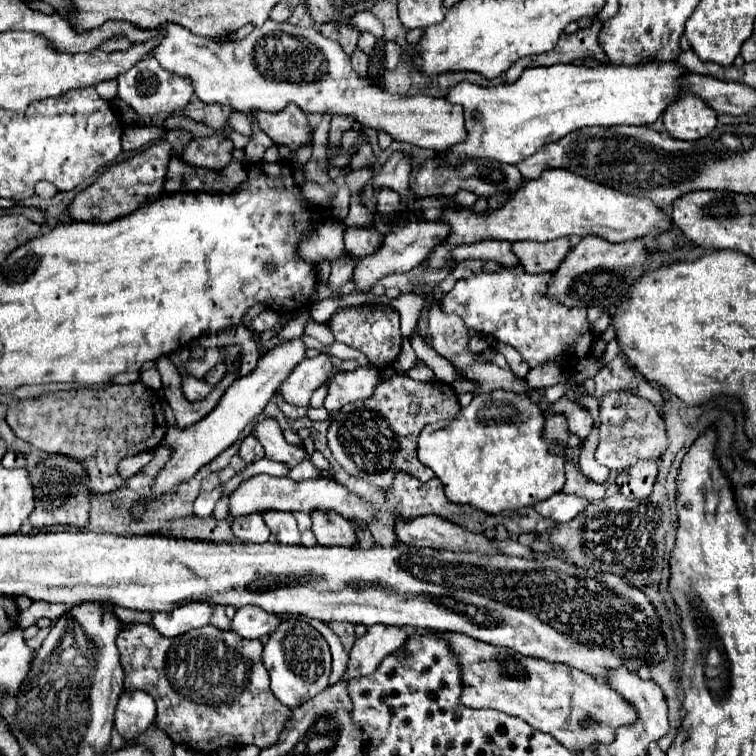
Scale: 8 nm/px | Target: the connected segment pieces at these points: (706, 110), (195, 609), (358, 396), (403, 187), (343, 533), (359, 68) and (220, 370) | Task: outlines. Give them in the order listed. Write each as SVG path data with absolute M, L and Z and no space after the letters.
M686 94L682 98L676 98L676 102L664 110L662 120L672 138L700 140L714 130L716 112L694 94Z
M188 602L184 606L178 606L172 612L154 612L152 624L162 636L168 636L168 638L180 636L184 632L210 624L214 608L216 606L206 602Z
M356 368L352 372L338 372L330 384L326 394L326 410L336 412L340 406L368 398L374 392L374 386L380 382L380 376L370 368Z
M394 152L388 162L382 166L380 174L374 174L374 188L390 188L400 196L408 198L408 182L410 182L412 160L404 152Z
M320 510L312 512L312 532L322 546L354 546L356 532L346 518L340 514L320 514Z
M356 50L350 58L352 58L352 68L360 74L360 78L366 78L366 68L368 68L368 58L366 58L366 54L360 52L360 50Z
M218 362L210 372L208 372L208 376L204 378L204 380L208 380L210 384L218 384L224 376L226 376L226 372L228 372L228 366L226 366L226 362Z

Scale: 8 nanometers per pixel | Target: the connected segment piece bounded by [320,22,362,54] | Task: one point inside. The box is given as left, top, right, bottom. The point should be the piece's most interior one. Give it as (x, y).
(347, 36)

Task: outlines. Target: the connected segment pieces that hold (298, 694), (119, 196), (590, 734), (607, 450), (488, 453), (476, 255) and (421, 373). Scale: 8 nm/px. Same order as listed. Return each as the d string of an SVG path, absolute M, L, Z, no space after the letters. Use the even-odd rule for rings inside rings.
M290 618L284 620L274 634L270 634L268 644L264 646L264 664L270 672L272 694L276 694L276 698L286 706L296 708L328 686L330 648L310 624Z
M162 138L162 140L154 142L152 146L148 146L144 152L136 154L134 158L110 166L92 186L82 190L72 200L72 204L68 206L70 216L76 220L84 220L84 222L110 222L118 216L126 216L126 214L134 212L144 202L158 198L164 190L162 186L164 186L164 178L168 172L170 156L172 156L170 144Z
M438 632L438 638L444 638L444 642L450 644L450 650L460 662L462 704L470 708L492 708L522 718L532 728L556 738L568 750L580 752L598 742L608 744L618 726L636 720L636 712L620 694L582 670L522 656L520 652L492 646L458 632ZM588 716L592 718L592 726L582 728L580 722Z
M628 390L608 392L600 402L600 444L596 448L596 460L610 470L626 470L642 458L658 460L668 448L664 422L650 400L638 398Z
M494 390L488 394L474 396L474 400L466 408L462 408L458 418L450 420L448 426L436 432L424 428L418 438L418 458L440 478L448 500L476 506L488 514L520 510L524 506L534 506L536 502L550 498L564 486L566 462L564 458L548 454L548 442L544 442L542 428L544 414L540 414L540 408L534 402L528 402L528 398L520 398L518 394Z
M480 242L476 246L462 245L462 248L455 248L452 252L452 259L456 262L464 258L474 258L474 260L494 260L500 262L502 266L518 266L518 258L512 254L512 244L510 242Z
M418 364L416 368L406 370L406 372L398 372L398 374L406 374L410 378L414 378L414 380L432 380L434 378L434 372L426 364Z

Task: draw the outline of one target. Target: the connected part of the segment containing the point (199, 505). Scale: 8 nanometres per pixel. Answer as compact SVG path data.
M214 488L210 492L200 492L200 496L194 502L194 514L200 518L212 516L212 510L214 510L220 496L222 496L222 488Z

